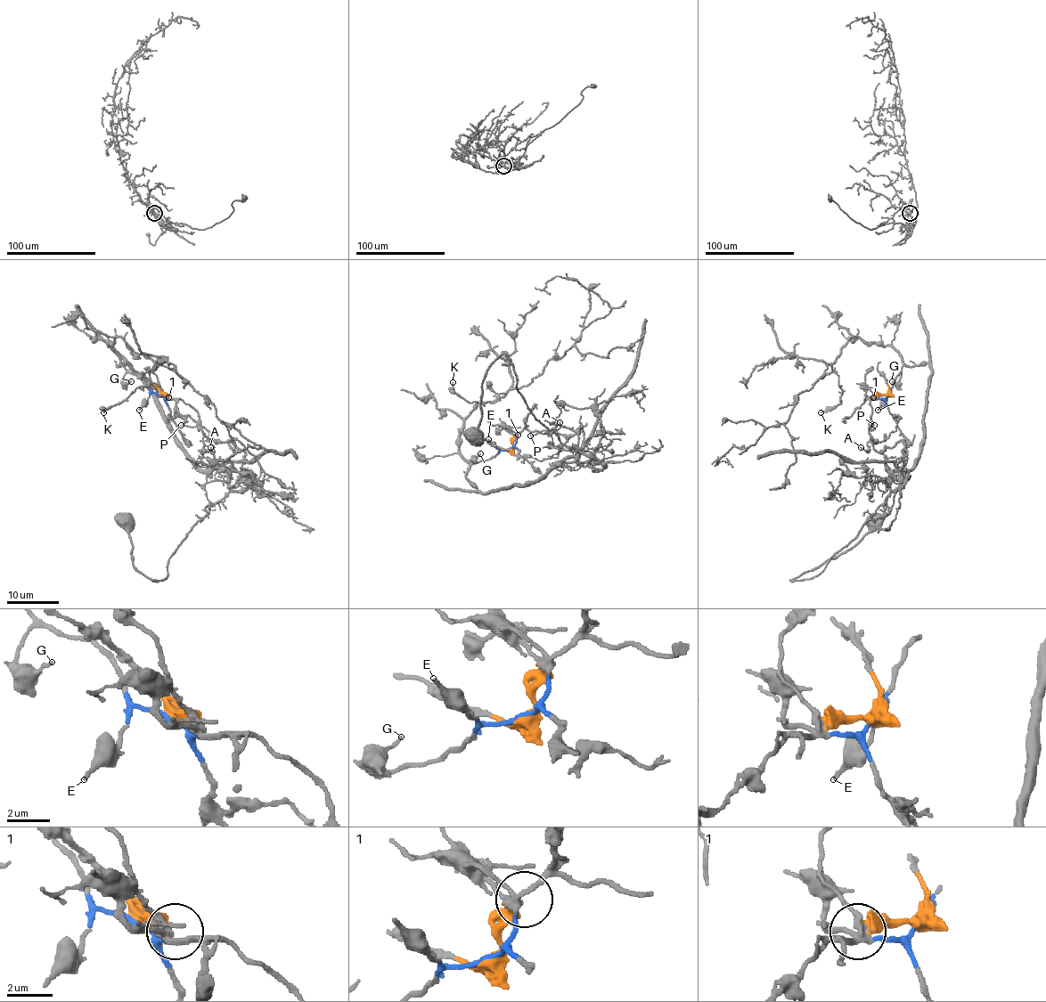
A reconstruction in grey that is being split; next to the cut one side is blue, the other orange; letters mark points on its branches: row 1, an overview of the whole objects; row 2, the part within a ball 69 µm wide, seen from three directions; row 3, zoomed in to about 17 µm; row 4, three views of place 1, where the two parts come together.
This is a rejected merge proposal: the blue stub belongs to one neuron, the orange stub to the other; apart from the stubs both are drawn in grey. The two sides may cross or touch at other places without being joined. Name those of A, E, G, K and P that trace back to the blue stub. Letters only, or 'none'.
E, G, K

